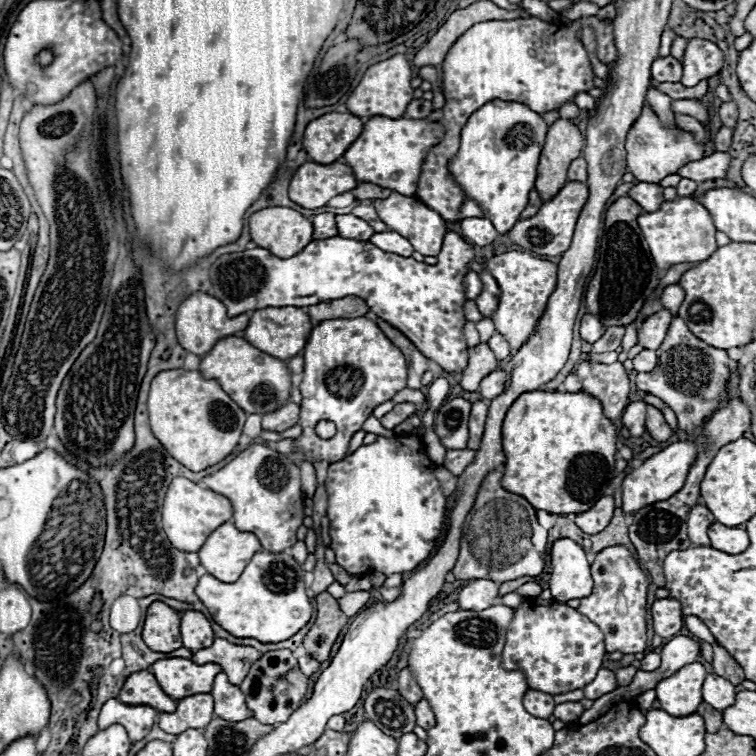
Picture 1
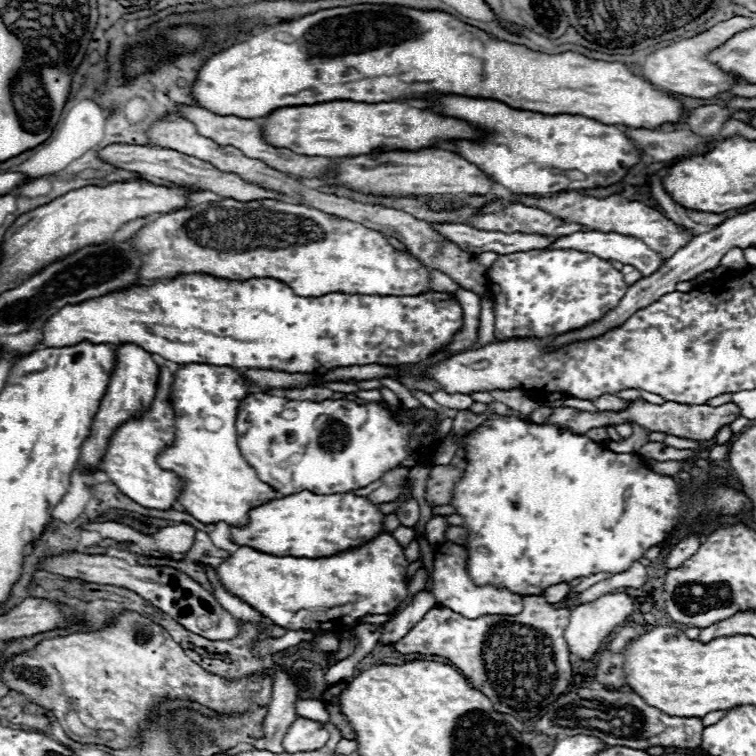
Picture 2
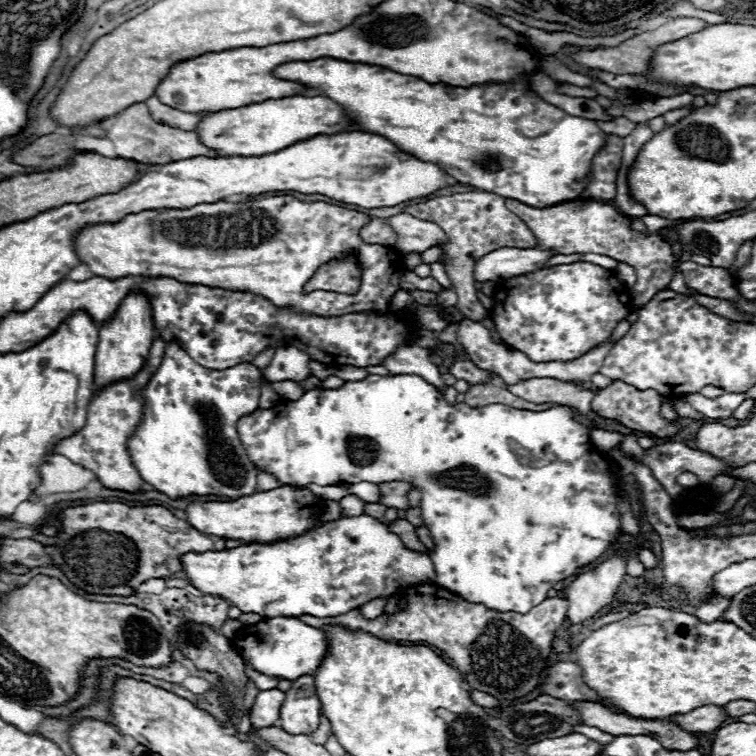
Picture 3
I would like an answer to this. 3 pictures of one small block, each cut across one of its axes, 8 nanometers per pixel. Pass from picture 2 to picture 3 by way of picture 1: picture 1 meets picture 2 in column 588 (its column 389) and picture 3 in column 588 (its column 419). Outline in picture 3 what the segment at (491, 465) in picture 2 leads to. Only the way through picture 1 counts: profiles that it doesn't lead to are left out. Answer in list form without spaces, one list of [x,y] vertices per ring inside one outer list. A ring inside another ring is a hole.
[[[398,374],[398,376],[368,376],[364,380],[346,382],[342,388],[336,390],[310,390],[298,400],[278,402],[274,408],[266,410],[254,410],[252,414],[240,418],[236,424],[236,430],[240,434],[240,444],[244,446],[250,462],[266,472],[272,474],[280,484],[290,486],[304,486],[304,484],[318,484],[318,486],[338,486],[338,484],[358,484],[358,482],[392,482],[392,480],[406,480],[412,482],[414,488],[422,490],[422,516],[424,524],[430,530],[434,538],[434,552],[430,552],[430,558],[436,568],[436,584],[452,590],[454,594],[460,594],[468,602],[484,604],[488,610],[498,612],[528,612],[542,600],[546,600],[546,592],[560,580],[570,578],[578,574],[580,568],[596,562],[604,552],[612,548],[612,544],[620,536],[620,512],[616,506],[618,498],[618,474],[612,470],[612,462],[606,456],[606,452],[596,450],[592,444],[588,432],[588,426],[582,426],[572,420],[572,412],[568,406],[556,406],[544,412],[532,412],[532,410],[516,410],[502,404],[490,404],[482,408],[470,408],[466,404],[454,404],[450,406],[444,396],[428,384],[424,378],[416,374]]]

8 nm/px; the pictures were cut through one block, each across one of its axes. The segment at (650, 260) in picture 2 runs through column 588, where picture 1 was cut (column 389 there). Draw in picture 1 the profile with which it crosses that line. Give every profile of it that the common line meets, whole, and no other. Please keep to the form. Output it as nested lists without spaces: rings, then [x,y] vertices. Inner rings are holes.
[[[376,232],[370,242],[374,246],[378,246],[380,250],[384,252],[390,252],[390,254],[398,254],[398,256],[412,256],[414,248],[410,246],[410,242],[406,238],[402,238],[398,232]]]

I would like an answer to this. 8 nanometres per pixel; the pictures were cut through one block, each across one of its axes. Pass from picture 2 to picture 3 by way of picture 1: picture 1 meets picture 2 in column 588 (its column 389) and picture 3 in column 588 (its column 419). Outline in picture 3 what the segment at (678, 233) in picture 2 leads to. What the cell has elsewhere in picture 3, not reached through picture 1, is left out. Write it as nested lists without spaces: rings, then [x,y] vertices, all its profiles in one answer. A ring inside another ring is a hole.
[[[508,198],[506,206],[528,224],[528,228],[536,234],[540,248],[554,248],[558,254],[596,252],[632,266],[636,270],[636,284],[632,286],[632,302],[636,308],[642,308],[656,292],[666,290],[674,276],[676,260],[672,246],[656,234],[632,230],[634,220],[620,214],[614,204],[596,200],[570,200],[556,206],[534,208]]]

